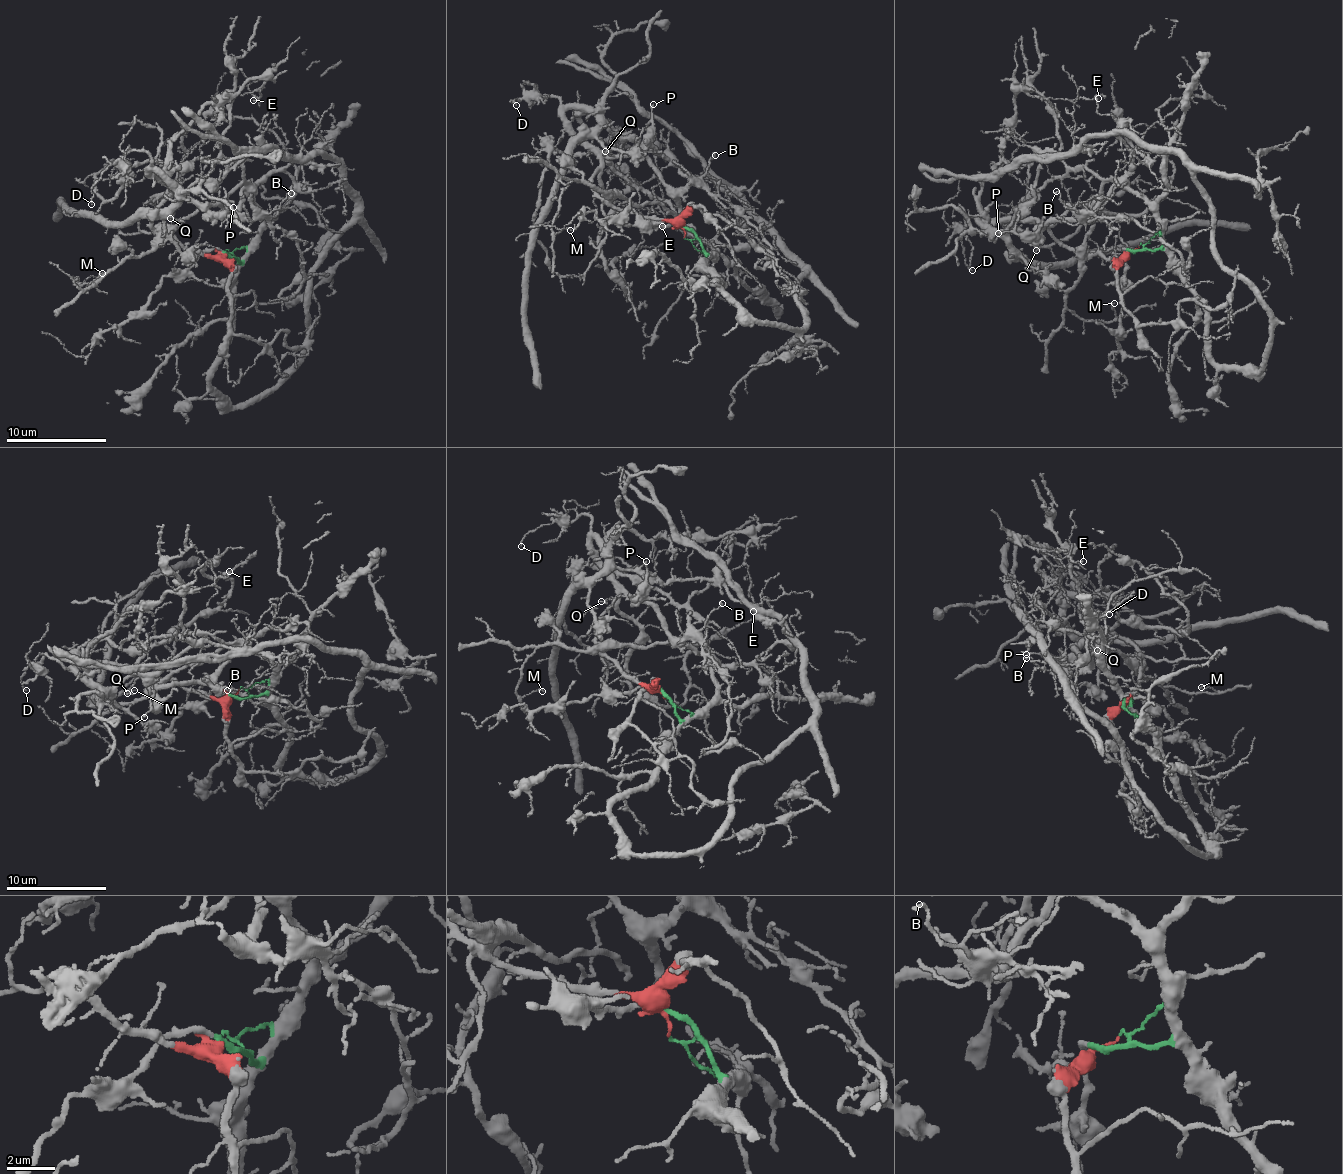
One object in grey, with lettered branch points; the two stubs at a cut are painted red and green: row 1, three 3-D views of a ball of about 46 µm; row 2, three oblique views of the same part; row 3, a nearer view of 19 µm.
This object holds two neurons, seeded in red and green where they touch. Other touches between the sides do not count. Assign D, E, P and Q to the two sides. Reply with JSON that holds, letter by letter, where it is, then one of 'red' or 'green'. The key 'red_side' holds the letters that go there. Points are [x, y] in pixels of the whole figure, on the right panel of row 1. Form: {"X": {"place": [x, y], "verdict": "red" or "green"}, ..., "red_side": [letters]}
{"D": {"place": [972, 270], "verdict": "red"}, "E": {"place": [1098, 98], "verdict": "red"}, "P": {"place": [998, 233], "verdict": "red"}, "Q": {"place": [1036, 250], "verdict": "red"}, "red_side": ["D", "E", "P", "Q"]}

